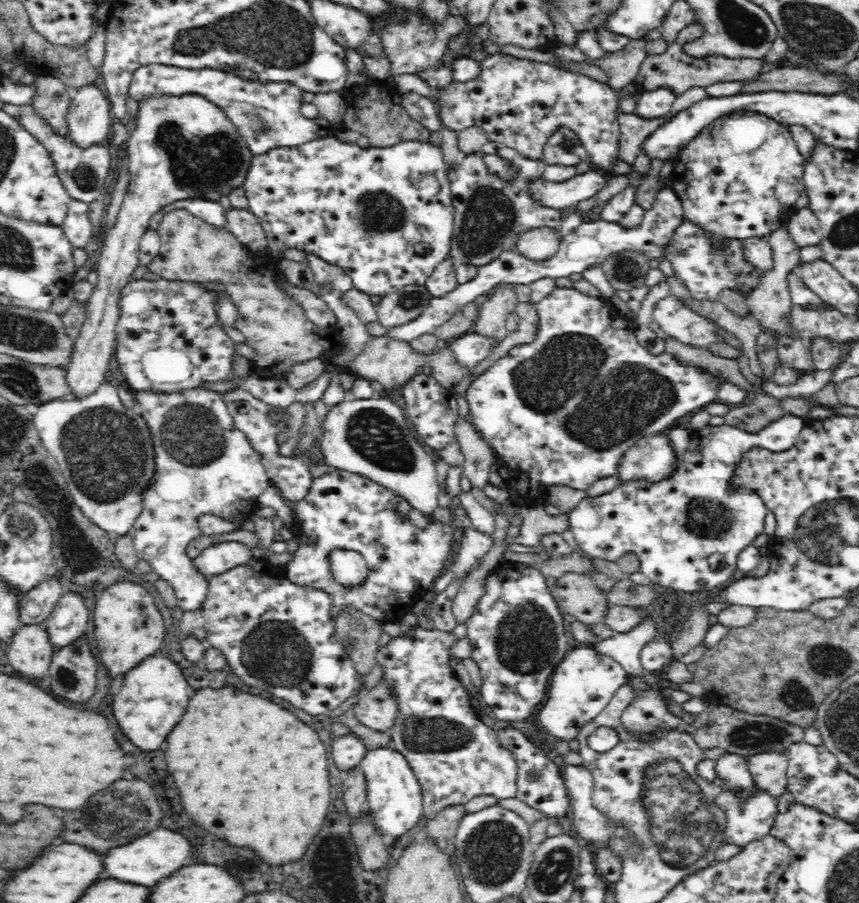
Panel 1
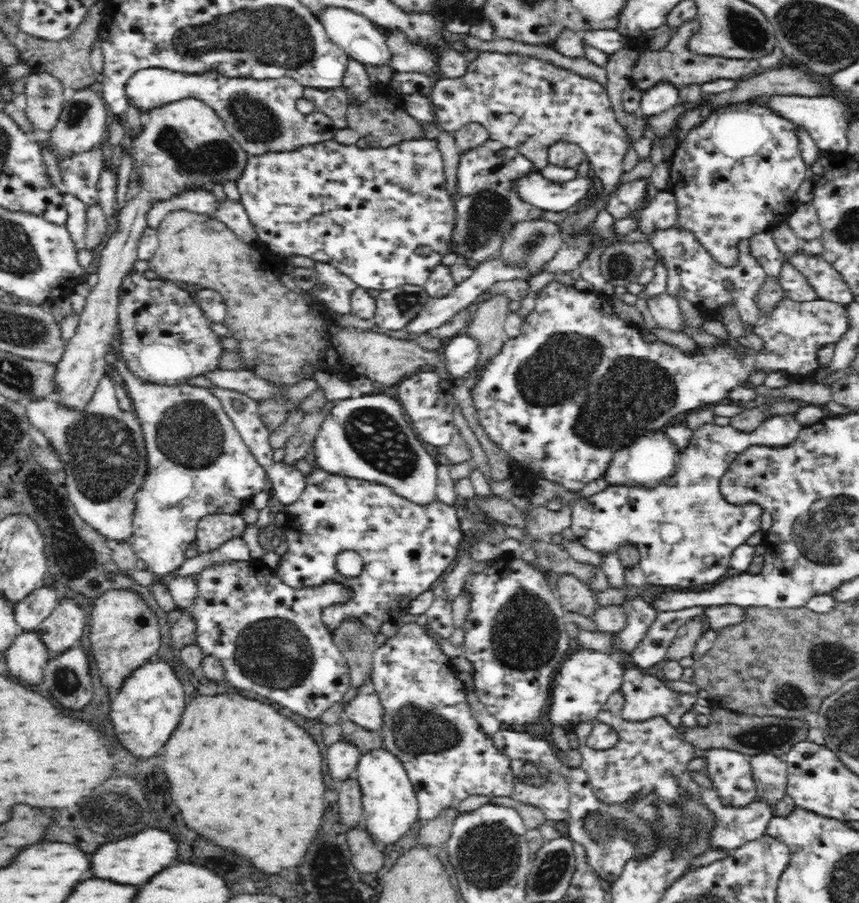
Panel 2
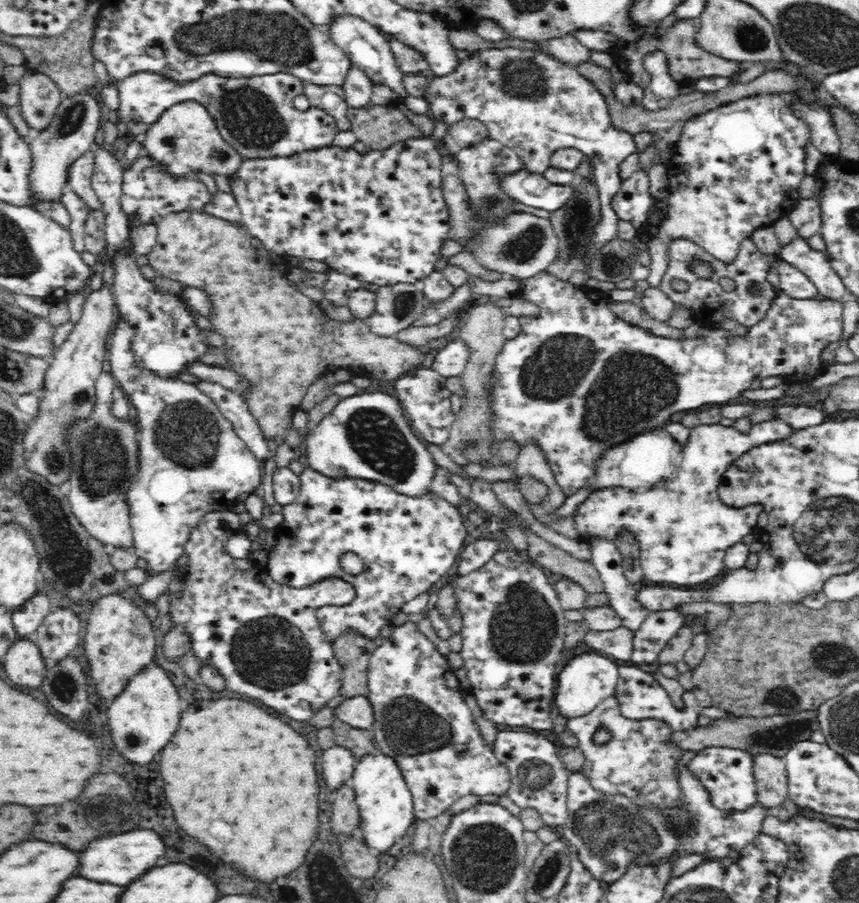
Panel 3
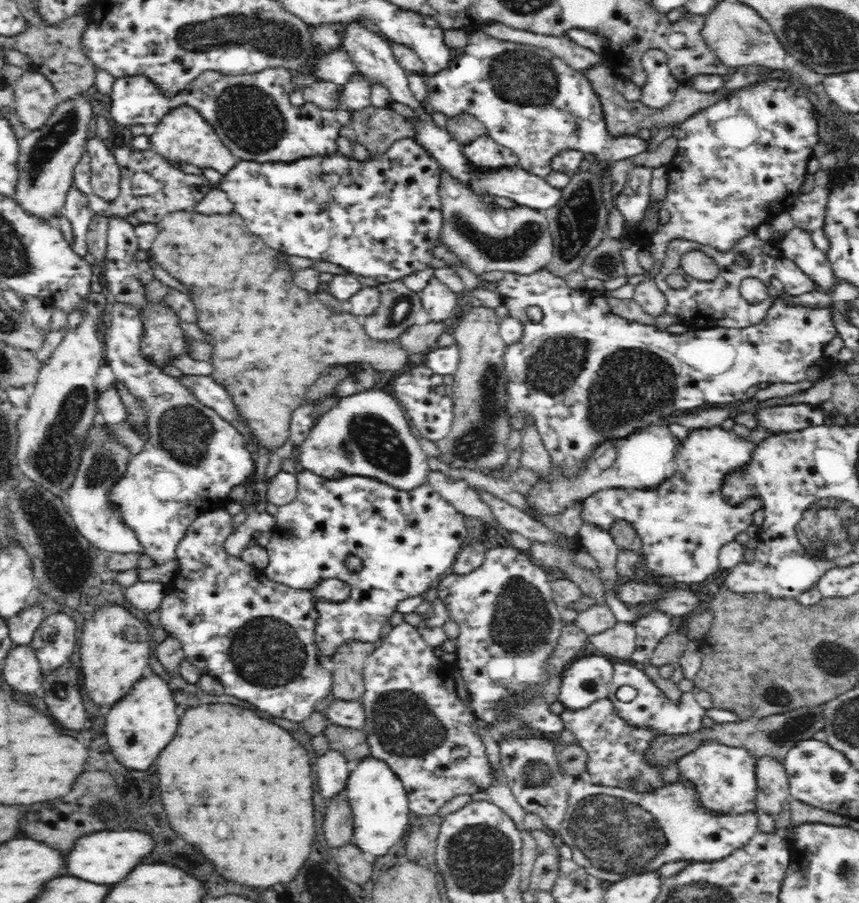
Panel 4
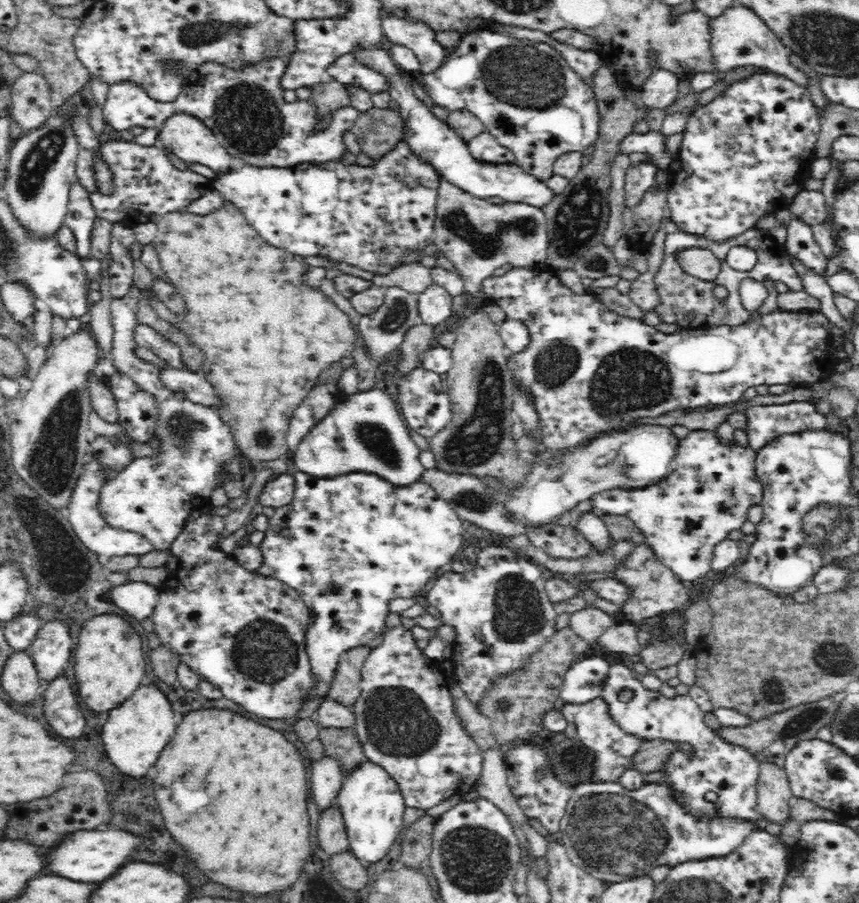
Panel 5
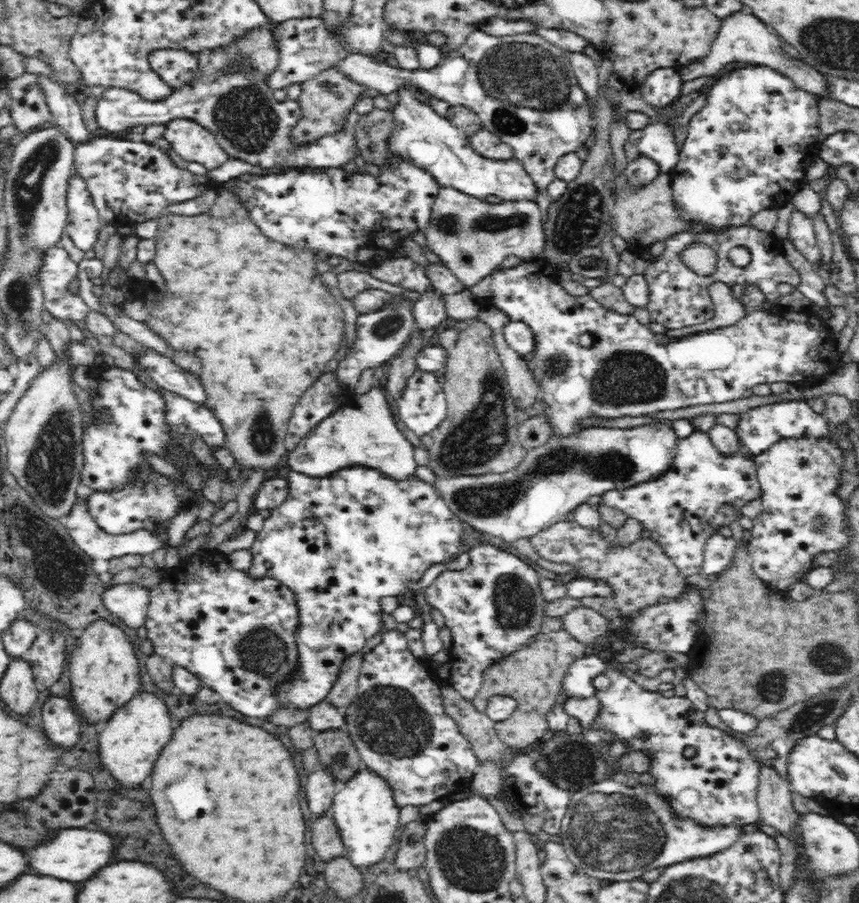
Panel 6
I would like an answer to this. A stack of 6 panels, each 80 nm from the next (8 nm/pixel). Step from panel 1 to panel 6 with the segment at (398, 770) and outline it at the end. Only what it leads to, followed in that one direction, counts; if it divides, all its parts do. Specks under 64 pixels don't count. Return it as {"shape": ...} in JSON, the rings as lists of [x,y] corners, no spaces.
{"shape":[[[360,768],[337,789],[330,813],[334,816],[336,825],[340,827],[340,835],[346,845],[343,855],[362,868],[383,860],[384,854],[394,842],[396,830],[402,826],[401,807],[394,797],[393,786],[386,777],[368,768]]]}

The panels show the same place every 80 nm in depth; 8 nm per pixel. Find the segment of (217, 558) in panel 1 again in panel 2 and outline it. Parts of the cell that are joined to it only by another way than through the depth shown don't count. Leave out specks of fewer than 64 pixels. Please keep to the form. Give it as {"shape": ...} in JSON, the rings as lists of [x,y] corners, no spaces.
{"shape":[[[240,537],[232,538],[223,542],[217,549],[202,551],[194,558],[186,559],[184,566],[173,577],[191,578],[212,566],[224,566],[228,562],[242,562],[250,559],[246,541]]]}

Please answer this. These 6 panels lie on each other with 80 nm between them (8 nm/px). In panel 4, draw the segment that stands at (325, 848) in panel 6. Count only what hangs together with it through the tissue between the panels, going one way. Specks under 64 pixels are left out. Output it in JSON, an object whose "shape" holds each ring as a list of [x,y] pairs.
{"shape":[[[342,789],[336,796],[328,798],[328,812],[326,812],[326,840],[330,846],[338,848],[343,844],[353,842],[354,839],[354,810],[348,801],[346,789]]]}

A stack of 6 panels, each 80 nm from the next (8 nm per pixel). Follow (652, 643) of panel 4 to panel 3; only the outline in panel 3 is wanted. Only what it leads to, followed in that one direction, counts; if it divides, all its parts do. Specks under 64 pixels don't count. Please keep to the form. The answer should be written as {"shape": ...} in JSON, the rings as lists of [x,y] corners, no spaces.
{"shape":[[[679,610],[652,611],[648,614],[634,635],[632,662],[642,668],[658,662],[660,652],[676,636],[676,632],[686,625],[686,620],[688,613]]]}

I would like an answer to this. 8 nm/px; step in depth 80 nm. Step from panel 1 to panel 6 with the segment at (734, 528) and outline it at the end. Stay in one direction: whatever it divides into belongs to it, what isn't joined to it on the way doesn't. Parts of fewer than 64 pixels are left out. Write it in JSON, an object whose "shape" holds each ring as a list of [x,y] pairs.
{"shape":[[[694,431],[686,438],[678,438],[678,446],[675,450],[674,462],[666,474],[662,474],[658,480],[644,482],[641,485],[624,490],[609,490],[602,495],[602,506],[613,508],[644,526],[644,531],[650,534],[652,542],[660,546],[662,553],[666,555],[676,566],[678,573],[684,579],[688,576],[700,576],[703,573],[705,562],[705,549],[708,542],[720,535],[720,528],[728,528],[734,522],[742,518],[742,508],[748,502],[754,502],[761,498],[762,489],[756,472],[755,457],[744,456],[740,452],[736,454],[720,454],[716,446],[712,444],[707,432]]]}

